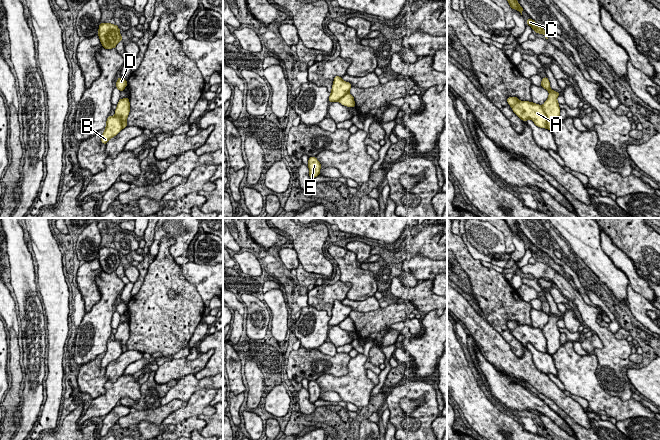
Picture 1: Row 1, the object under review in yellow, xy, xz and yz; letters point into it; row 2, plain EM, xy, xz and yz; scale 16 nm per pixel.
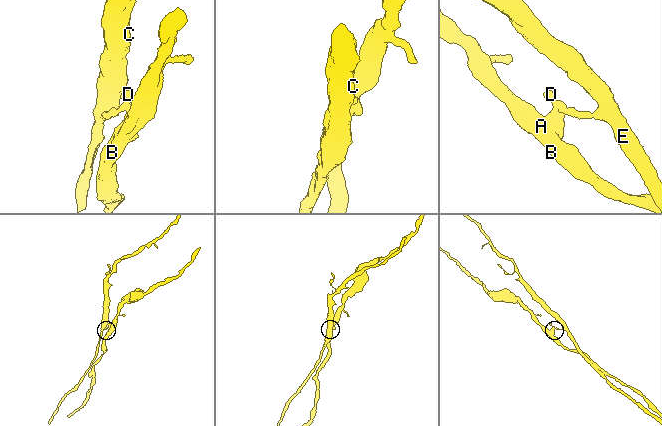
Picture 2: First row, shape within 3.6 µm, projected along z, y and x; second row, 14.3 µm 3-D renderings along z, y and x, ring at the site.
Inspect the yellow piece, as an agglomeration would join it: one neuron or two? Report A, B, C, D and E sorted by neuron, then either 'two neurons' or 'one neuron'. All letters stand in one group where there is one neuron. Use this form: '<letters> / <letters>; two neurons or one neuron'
A B / C D E; two neurons

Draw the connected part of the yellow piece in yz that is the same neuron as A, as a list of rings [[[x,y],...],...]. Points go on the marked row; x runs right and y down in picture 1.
[[[508,97],[507,102],[513,112],[524,122],[531,119],[536,126],[548,129],[547,116],[541,105],[528,101],[520,101],[517,97]]]

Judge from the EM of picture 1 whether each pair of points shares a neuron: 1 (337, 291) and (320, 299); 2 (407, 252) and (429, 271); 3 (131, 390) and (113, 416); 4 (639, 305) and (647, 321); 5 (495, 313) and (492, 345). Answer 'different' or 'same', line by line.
1: same
2: different
3: different
4: same
5: different

